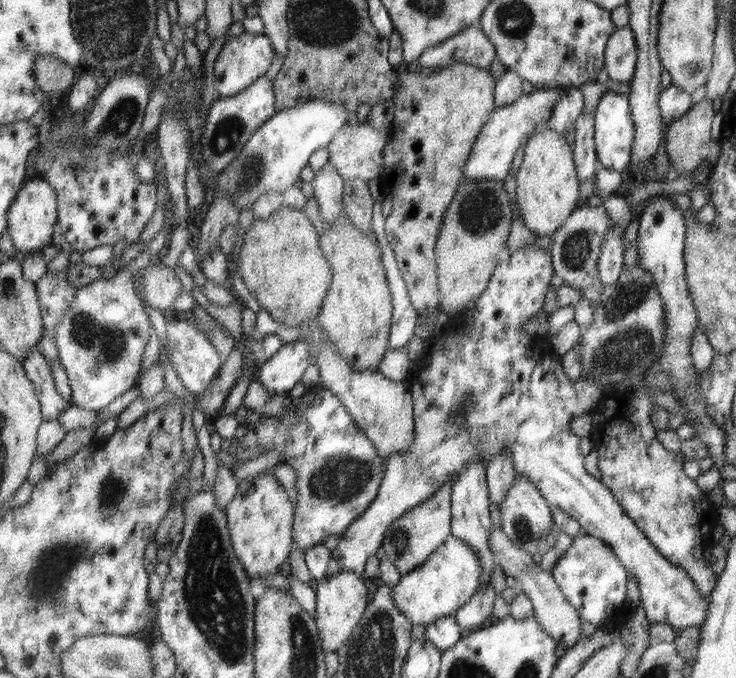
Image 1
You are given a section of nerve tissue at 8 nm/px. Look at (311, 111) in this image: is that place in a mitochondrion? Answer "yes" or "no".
no

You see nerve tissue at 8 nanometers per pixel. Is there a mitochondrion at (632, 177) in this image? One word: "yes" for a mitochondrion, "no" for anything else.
no

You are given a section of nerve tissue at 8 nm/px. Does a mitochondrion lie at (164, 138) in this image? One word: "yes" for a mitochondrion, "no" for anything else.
no

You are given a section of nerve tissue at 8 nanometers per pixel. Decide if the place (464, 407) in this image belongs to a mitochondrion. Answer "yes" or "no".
yes

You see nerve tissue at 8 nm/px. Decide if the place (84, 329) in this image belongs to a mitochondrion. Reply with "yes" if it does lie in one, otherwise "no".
yes

